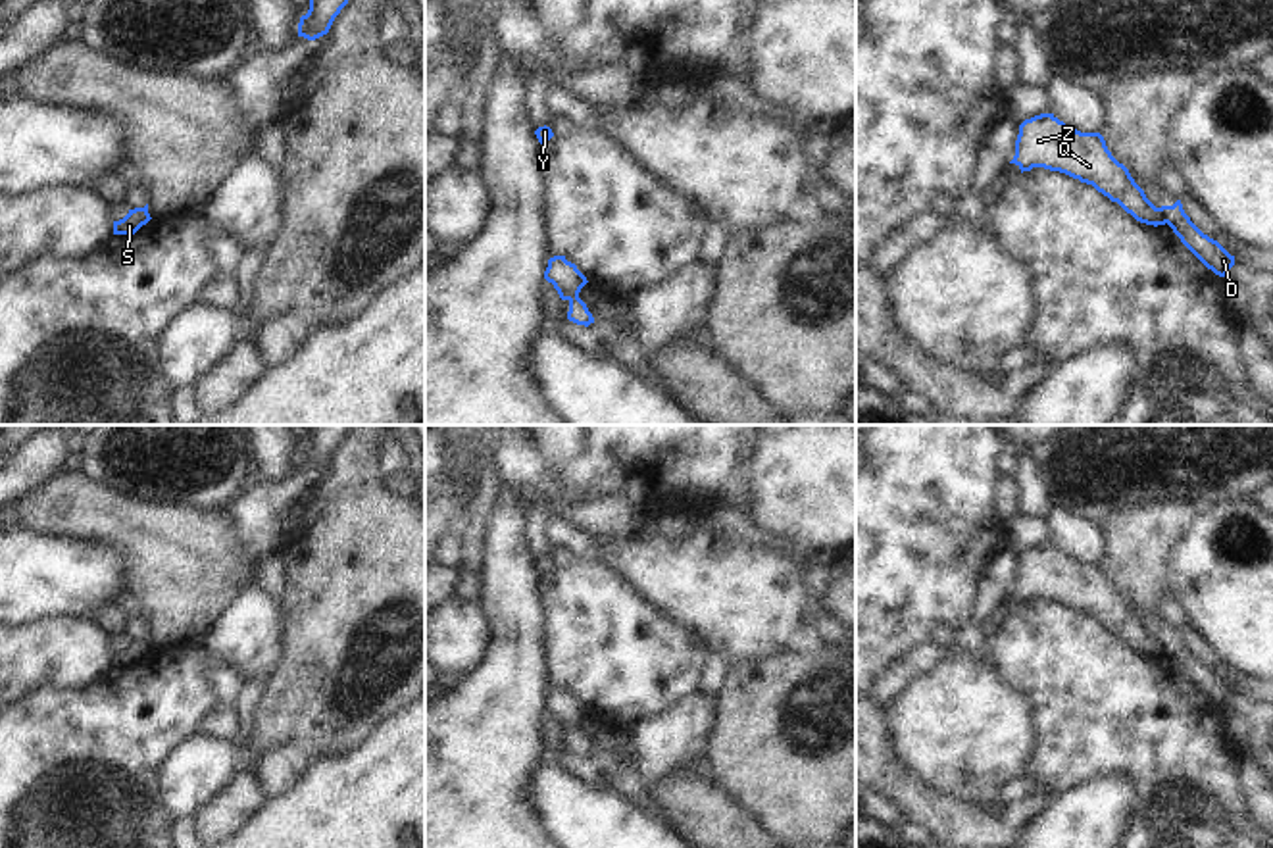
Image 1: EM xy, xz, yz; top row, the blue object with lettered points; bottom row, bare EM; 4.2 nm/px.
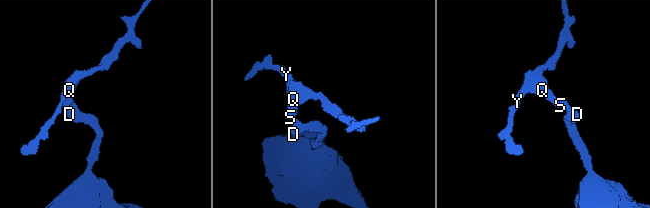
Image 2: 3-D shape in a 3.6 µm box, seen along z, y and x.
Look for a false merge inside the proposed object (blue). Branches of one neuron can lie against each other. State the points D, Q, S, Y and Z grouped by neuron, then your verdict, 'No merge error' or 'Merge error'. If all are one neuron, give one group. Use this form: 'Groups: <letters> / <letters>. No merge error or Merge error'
Groups: D / Q S Y Z. Merge error.

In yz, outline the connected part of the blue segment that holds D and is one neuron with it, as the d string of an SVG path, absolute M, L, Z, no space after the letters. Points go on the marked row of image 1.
M1181 200L1173 206L1160 208L1165 223L1181 238L1181 242L1215 275L1227 277L1227 271L1235 265L1231 256L1217 240L1204 235L1185 213Z

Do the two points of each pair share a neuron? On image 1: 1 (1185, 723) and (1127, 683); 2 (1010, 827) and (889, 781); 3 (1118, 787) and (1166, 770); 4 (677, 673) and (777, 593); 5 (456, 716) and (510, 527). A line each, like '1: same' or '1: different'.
1: same
2: same
3: different
4: different
5: same

